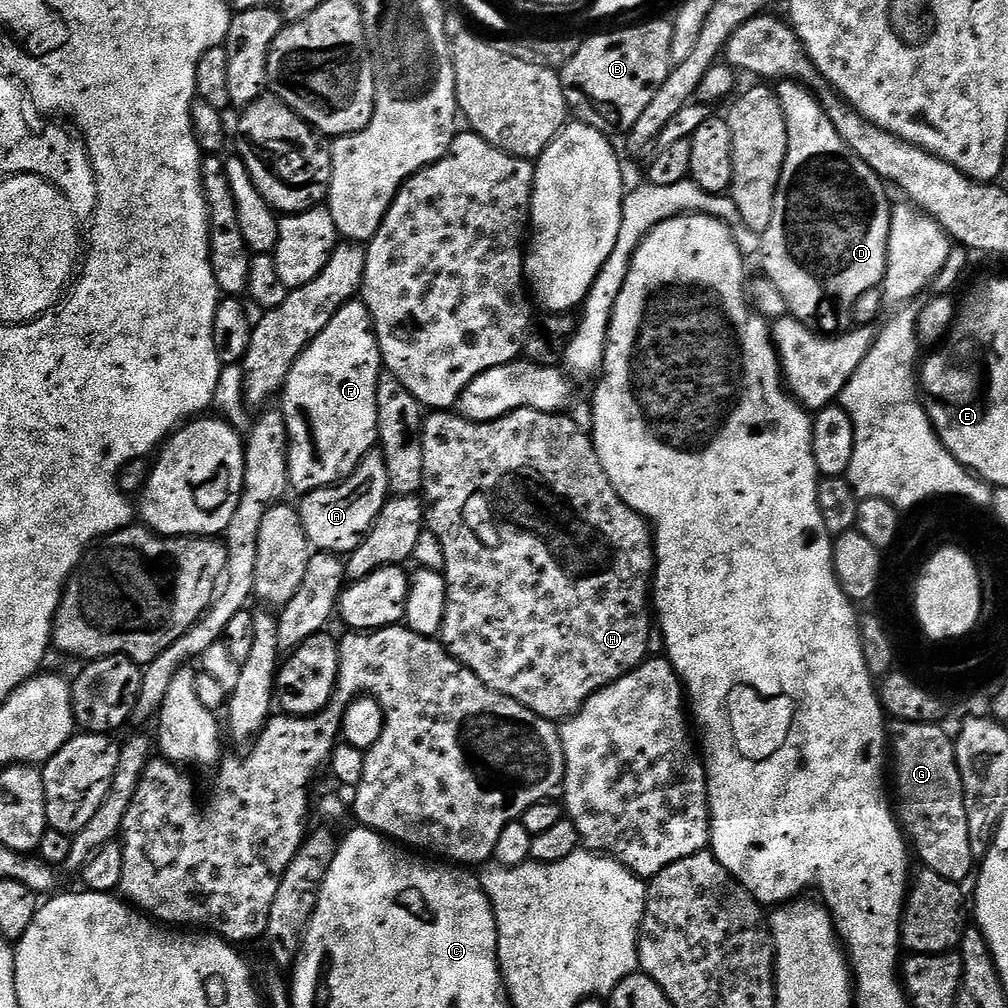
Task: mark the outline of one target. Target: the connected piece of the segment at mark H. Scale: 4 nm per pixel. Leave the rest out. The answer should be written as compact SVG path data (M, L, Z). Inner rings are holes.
M519 408L519 409L518 409L518 411L517 411L517 412L511 412L511 413L510 413L510 415L509 415L509 416L503 416L503 417L502 417L502 418L498 418L498 419L497 419L497 420L481 420L481 421L479 421L479 422L477 422L477 421L474 421L474 420L467 420L467 419L466 419L466 418L465 418L465 417L464 417L464 416L462 416L462 415L459 415L459 414L457 414L457 413L456 413L456 412L455 412L455 411L452 411L452 410L432 410L432 411L429 411L429 412L428 412L428 413L427 413L427 415L425 415L425 416L424 416L424 417L423 417L423 420L422 420L422 443L423 443L423 446L424 446L424 475L425 475L425 477L426 477L426 493L427 493L427 492L428 492L428 494L429 494L429 496L430 496L430 497L431 497L431 498L432 498L432 500L433 500L433 504L430 504L430 507L429 507L429 508L428 508L428 509L427 509L427 512L426 512L426 516L427 516L427 519L428 519L428 520L429 520L429 521L430 521L430 531L431 531L431 532L432 532L432 533L434 533L434 535L436 535L436 536L437 536L437 537L438 537L438 538L439 538L439 540L440 540L440 546L441 546L441 547L442 547L442 549L443 549L443 550L444 550L444 566L443 566L443 569L442 569L442 575L443 575L443 577L444 577L444 579L445 579L445 580L447 580L447 581L448 581L448 605L447 605L447 606L446 606L446 614L445 614L445 615L444 615L444 621L443 621L443 622L442 622L442 626L441 626L441 627L440 627L440 634L439 634L439 639L440 639L440 640L441 640L441 641L442 641L442 643L443 643L443 645L444 645L444 647L445 647L445 648L447 648L447 649L448 649L448 652L449 652L449 654L450 654L450 655L452 655L452 657L454 657L454 658L455 658L455 659L456 659L456 661L458 661L458 662L459 662L459 664L465 664L465 665L466 665L466 666L467 666L467 668L468 668L468 669L470 669L470 671L471 671L471 672L473 672L473 673L474 673L474 674L475 674L475 675L476 675L476 677L478 677L478 678L479 678L479 679L480 679L480 680L481 680L481 681L482 681L482 683L483 683L483 684L485 684L485 685L486 685L486 686L490 686L490 687L491 687L491 688L492 688L492 689L494 689L494 691L496 691L496 692L500 692L500 693L501 693L501 694L502 694L502 695L504 695L504 696L509 696L509 697L510 697L510 698L514 698L514 699L515 699L515 700L517 700L517 701L518 701L518 703L520 703L520 704L521 704L521 705L522 705L522 706L526 706L526 707L527 707L527 708L529 708L529 709L530 709L530 710L534 710L534 714L538 714L538 715L539 715L539 716L541 716L541 717L542 717L542 718L546 718L546 719L547 719L547 720L551 720L551 721L553 721L553 722L563 722L563 721L565 721L565 720L567 720L567 719L568 719L568 717L569 717L569 716L574 716L574 715L576 715L576 713L577 713L577 712L580 712L580 711L581 711L581 710L582 710L582 708L583 708L583 706L584 706L584 704L585 704L585 703L586 703L586 702L587 702L587 701L588 701L588 699L589 699L589 698L591 698L591 697L592 697L592 695L594 695L594 693L595 693L595 692L597 692L597 691L598 691L598 690L602 690L602 689L603 689L603 688L605 688L605 687L606 687L606 685L608 685L608 684L610 684L610 683L612 683L612 681L614 681L614 680L617 680L617 679L618 679L618 678L622 678L622 677L623 677L623 676L624 676L624 675L626 675L626 674L627 674L627 672L631 672L631 671L632 671L632 669L633 669L633 668L637 668L637 667L638 667L638 665L639 665L639 664L643 664L643 663L644 663L644 661L645 661L645 660L647 660L647 659L649 659L649 656L650 656L650 653L651 653L651 652L648 652L648 651L650 651L650 650L651 650L651 648L652 648L652 624L653 624L653 628L654 628L654 569L655 569L655 567L656 567L656 549L655 549L655 547L654 547L654 532L653 532L653 529L652 529L652 528L651 528L651 527L650 527L650 524L649 524L649 521L647 521L647 520L645 520L645 519L644 519L644 517L643 517L643 516L641 516L641 515L640 515L640 513L638 513L638 512L635 512L635 510L633 510L633 509L632 509L632 508L631 508L631 506L630 506L630 505L628 505L628 503L627 503L627 502L625 502L625 501L624 501L624 499L623 499L623 498L622 498L622 497L620 497L620 495L619 495L619 494L618 494L618 490L617 490L617 489L616 489L616 487L614 487L614 485L612 485L612 482L611 482L611 480L610 480L610 478L609 478L609 477L608 477L608 475L607 475L607 474L606 474L606 470L605 470L605 469L604 469L604 466L603 466L603 464L602 464L602 462L601 462L601 461L600 461L600 456L599 456L599 455L598 455L598 453L596 453L596 445L595 445L595 444L593 444L593 443L592 443L592 437L591 437L591 435L589 435L589 433L588 433L588 432L587 432L587 431L585 431L585 429L584 429L584 432L583 432L583 430L582 430L582 429L580 429L580 424L579 424L579 422L578 422L578 421L576 421L576 420L571 420L571 418L570 418L570 417L568 417L568 416L564 416L564 415L568 415L568 414L561 414L561 413L560 413L560 412L543 412L543 411L542 411L542 410L534 410L534 409L533 409L533 408Z

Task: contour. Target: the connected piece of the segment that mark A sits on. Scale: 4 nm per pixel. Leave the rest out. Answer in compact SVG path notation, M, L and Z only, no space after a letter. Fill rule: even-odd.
M369 454L348 479L331 488L319 488L307 493L301 499L304 501L298 504L298 511L313 549L351 554L376 525L376 519L389 498L388 471L383 455Z

